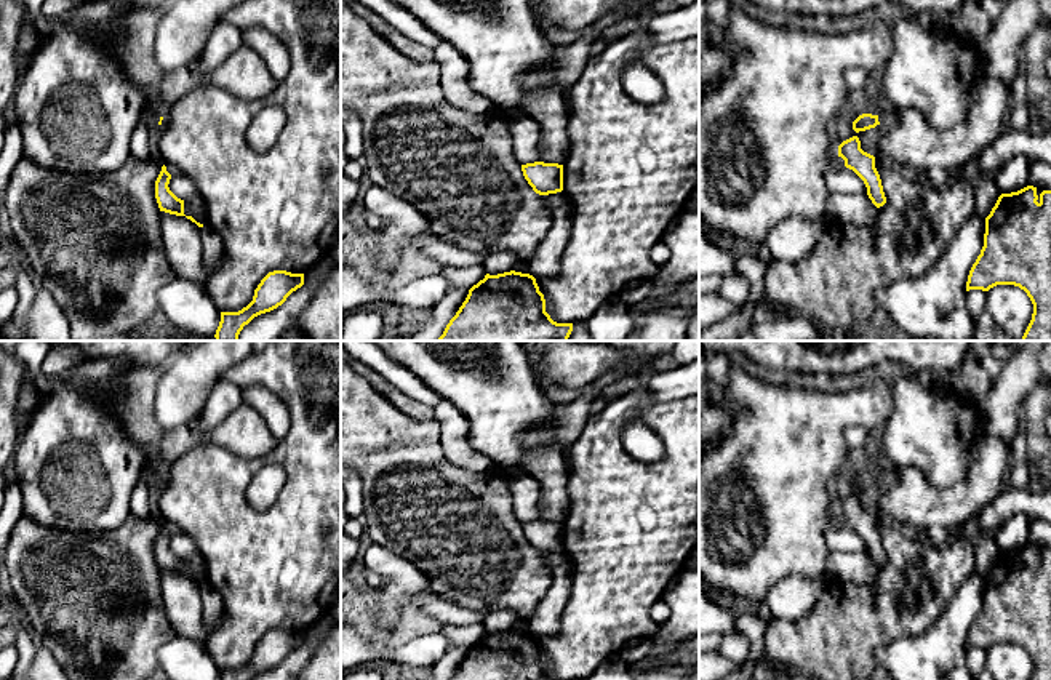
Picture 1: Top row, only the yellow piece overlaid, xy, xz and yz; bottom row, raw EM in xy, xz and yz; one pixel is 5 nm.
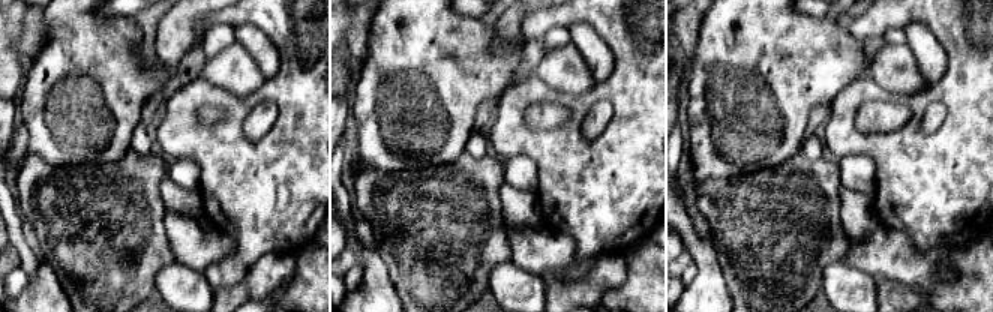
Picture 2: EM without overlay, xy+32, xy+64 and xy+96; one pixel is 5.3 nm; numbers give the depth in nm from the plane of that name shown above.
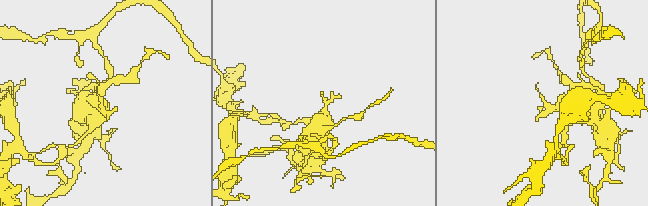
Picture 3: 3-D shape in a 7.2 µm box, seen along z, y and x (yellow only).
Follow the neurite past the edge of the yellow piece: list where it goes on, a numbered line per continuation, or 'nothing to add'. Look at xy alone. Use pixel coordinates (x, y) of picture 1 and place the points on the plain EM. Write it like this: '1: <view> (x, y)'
nothing to add

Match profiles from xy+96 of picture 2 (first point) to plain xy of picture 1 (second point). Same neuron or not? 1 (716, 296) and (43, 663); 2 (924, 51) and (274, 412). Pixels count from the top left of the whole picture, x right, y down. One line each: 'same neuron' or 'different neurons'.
1: same neuron
2: same neuron

